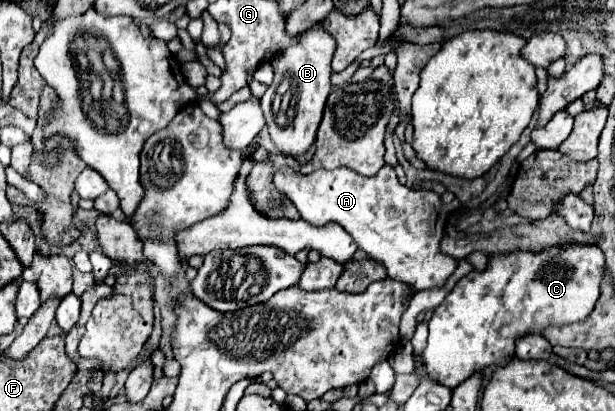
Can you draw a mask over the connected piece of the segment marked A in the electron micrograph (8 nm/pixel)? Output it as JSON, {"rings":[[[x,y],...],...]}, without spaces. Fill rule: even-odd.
{"rings":[[[384,164],[376,176],[360,176],[356,170],[346,166],[336,170],[316,170],[312,174],[300,174],[298,170],[284,166],[274,174],[272,184],[276,186],[276,190],[286,194],[296,204],[300,216],[306,222],[314,226],[338,222],[354,238],[358,248],[362,248],[370,258],[386,266],[390,278],[406,282],[414,290],[442,286],[456,268],[456,259],[440,250],[440,240],[446,232],[448,216],[452,216],[452,212],[456,212],[462,206],[460,200],[444,204],[440,194],[432,190],[416,190],[416,188],[402,186],[396,176],[396,170],[390,164]]]}

